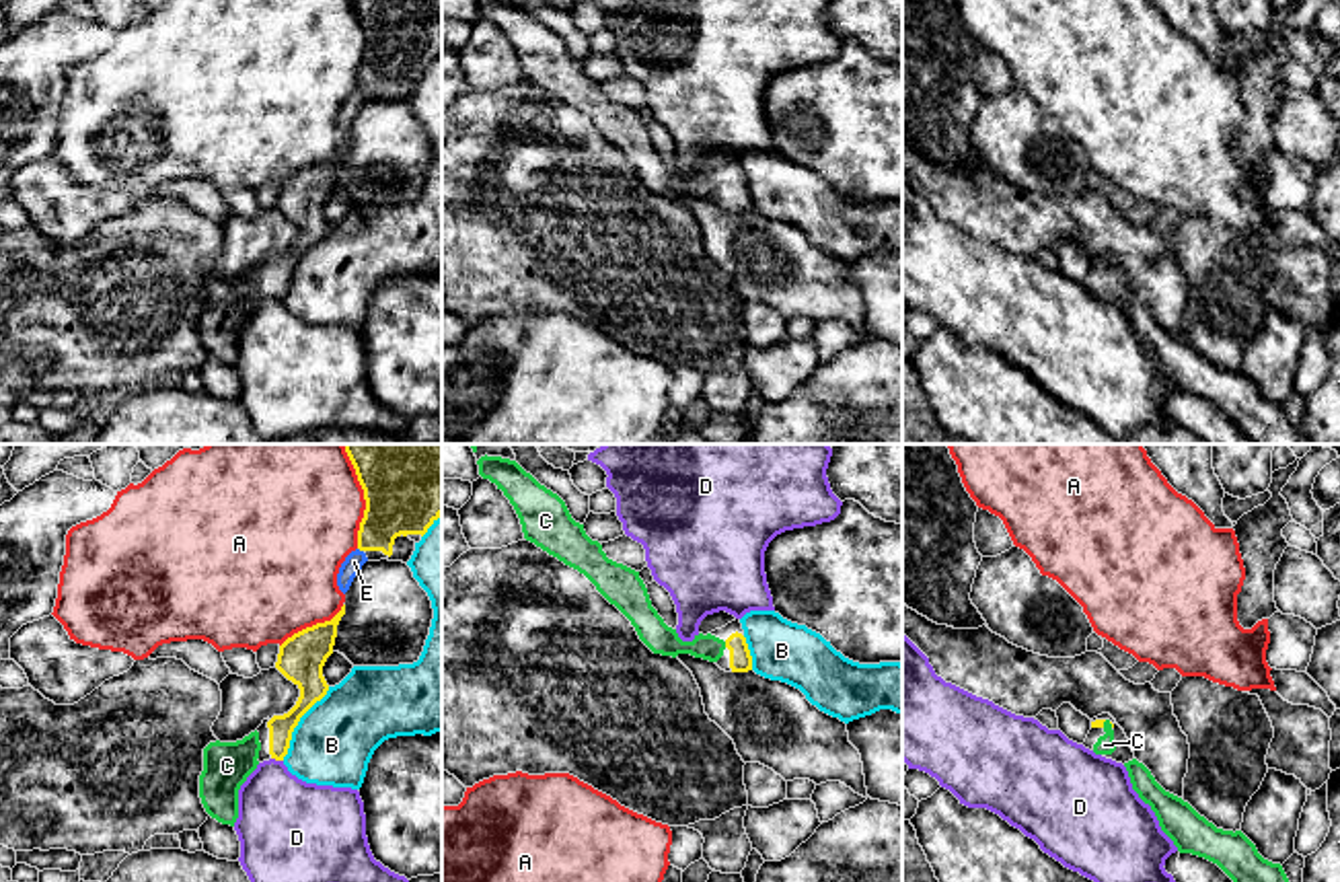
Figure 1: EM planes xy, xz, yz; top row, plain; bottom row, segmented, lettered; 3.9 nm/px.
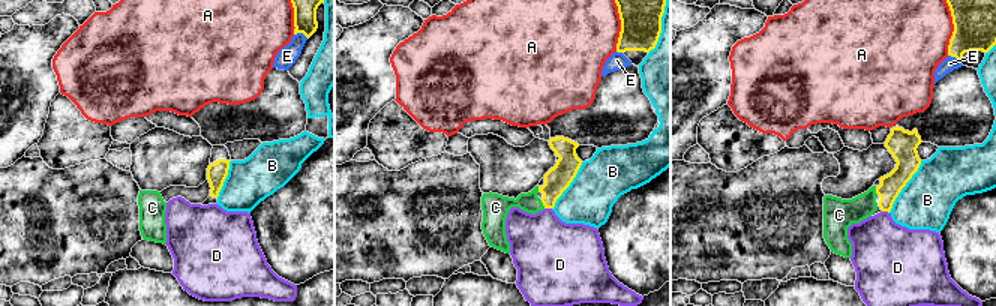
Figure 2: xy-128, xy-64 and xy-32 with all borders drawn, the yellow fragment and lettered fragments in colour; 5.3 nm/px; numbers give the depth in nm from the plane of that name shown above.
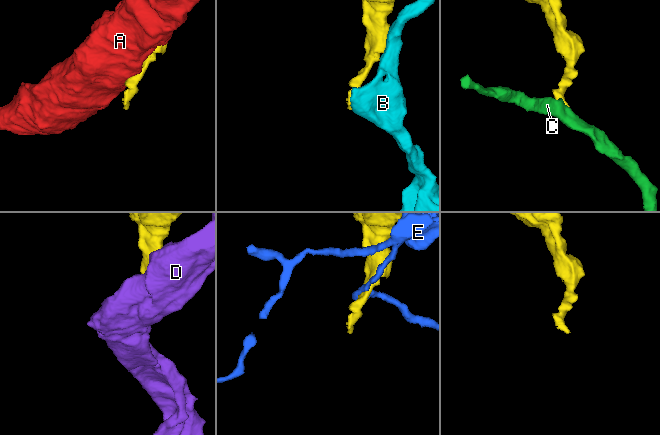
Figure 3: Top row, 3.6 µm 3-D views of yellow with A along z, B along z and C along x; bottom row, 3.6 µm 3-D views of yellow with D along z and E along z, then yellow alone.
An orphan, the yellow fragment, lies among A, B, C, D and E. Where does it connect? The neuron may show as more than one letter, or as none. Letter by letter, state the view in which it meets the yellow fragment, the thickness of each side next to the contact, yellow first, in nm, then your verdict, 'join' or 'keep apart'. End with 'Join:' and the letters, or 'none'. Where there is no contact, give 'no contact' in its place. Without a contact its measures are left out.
A: meets yellow in xy; 280 nm thick on the yellow side, 440 nm on the other; keep apart
B: meets yellow in xy; 180 nm thick on the yellow side, 320 nm on the other; keep apart
C: meets yellow in xz; 90 nm thick on the yellow side, 120 nm on the other; join
D: meets yellow in xy; 100 nm thick on the yellow side, 360 nm on the other; keep apart
E: meets yellow in xy; 280 nm thick on the yellow side, 70 nm on the other; keep apart
Join: C

